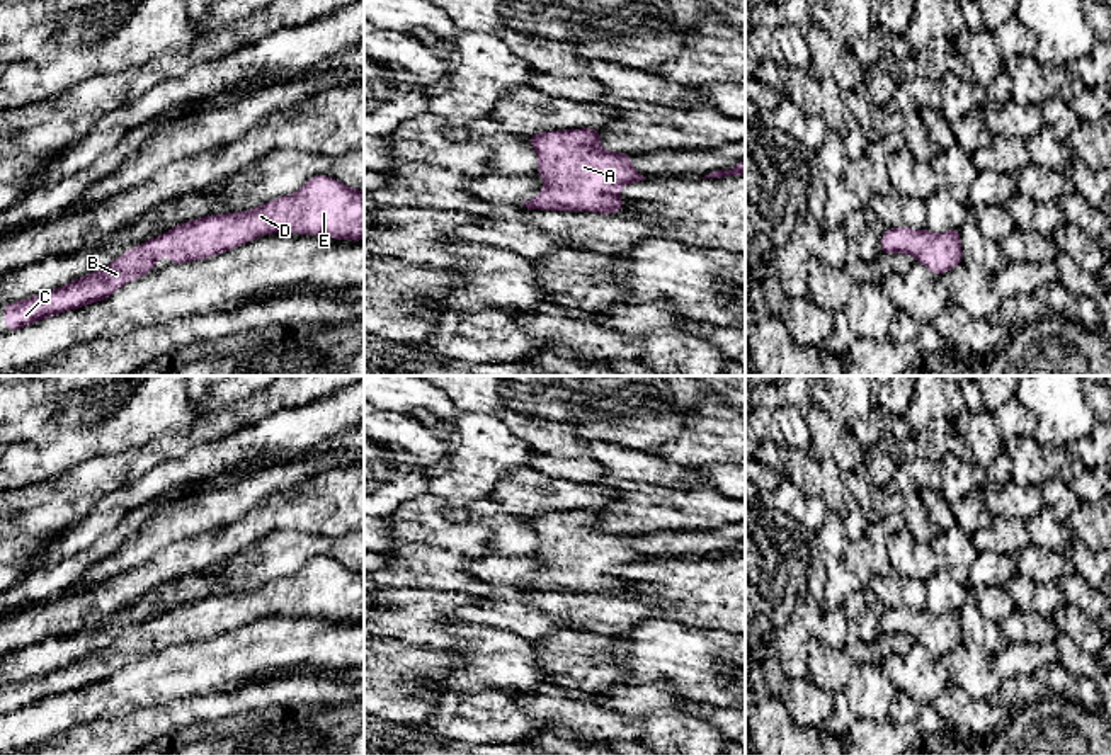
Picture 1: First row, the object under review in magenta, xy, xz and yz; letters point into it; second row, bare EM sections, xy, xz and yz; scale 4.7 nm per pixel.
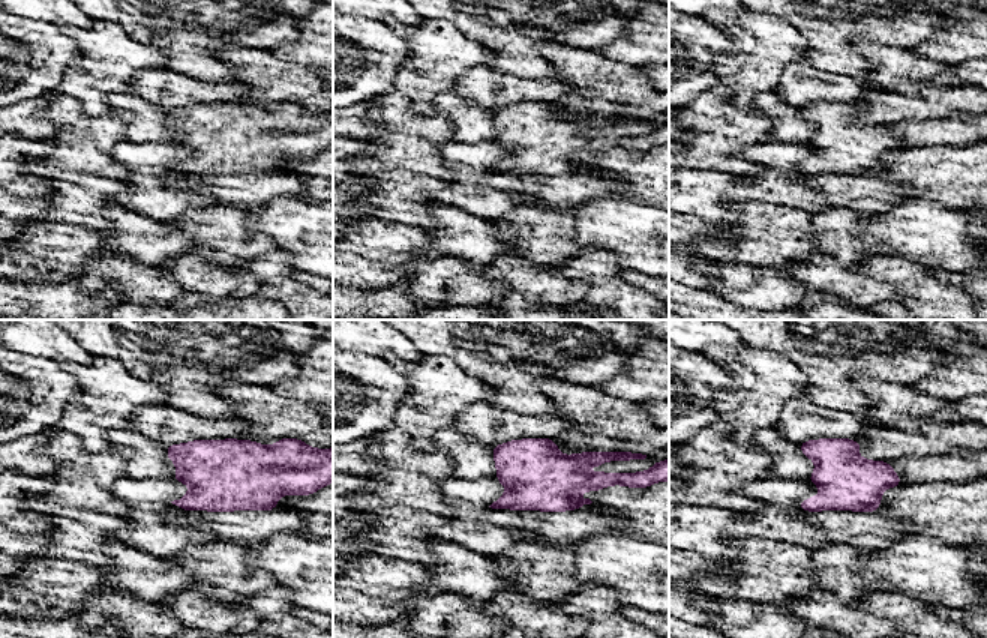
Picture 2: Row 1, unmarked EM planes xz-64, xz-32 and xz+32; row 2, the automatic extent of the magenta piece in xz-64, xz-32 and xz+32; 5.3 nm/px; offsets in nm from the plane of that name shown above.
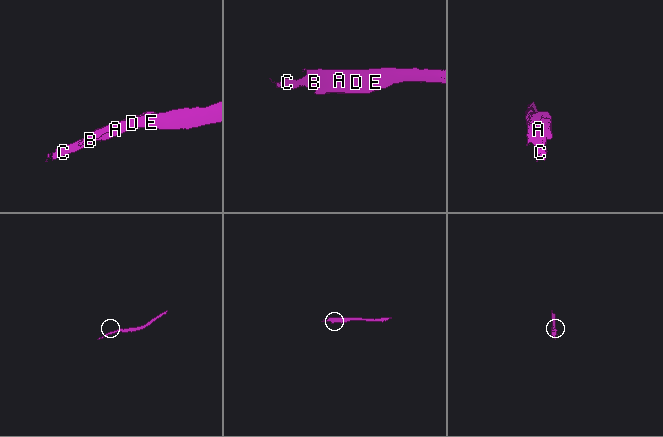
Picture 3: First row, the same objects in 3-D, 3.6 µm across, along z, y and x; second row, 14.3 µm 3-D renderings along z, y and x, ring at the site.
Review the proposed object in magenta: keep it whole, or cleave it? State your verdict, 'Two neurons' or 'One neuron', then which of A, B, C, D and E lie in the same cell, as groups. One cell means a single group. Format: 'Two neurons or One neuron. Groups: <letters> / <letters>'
One neuron. Groups: A B C D E

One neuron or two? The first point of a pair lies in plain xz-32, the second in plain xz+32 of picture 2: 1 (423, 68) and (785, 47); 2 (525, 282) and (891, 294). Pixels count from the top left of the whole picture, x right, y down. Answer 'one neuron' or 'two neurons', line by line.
1: one neuron
2: one neuron

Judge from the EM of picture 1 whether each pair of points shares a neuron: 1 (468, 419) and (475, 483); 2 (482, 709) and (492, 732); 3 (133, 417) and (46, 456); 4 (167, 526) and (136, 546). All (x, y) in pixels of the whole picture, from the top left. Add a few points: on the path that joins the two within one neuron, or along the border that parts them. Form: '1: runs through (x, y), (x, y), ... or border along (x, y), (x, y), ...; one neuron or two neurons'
1: runs through (468, 434), (475, 441), (475, 468); one neuron
2: runs through (487, 715), (492, 720), (492, 726); one neuron
3: runs through (111, 434), (84, 436), (68, 451); one neuron
4: runs through (160, 531), (143, 544); one neuron

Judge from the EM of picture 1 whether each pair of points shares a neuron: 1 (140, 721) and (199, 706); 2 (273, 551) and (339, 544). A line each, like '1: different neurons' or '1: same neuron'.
1: same neuron
2: same neuron

